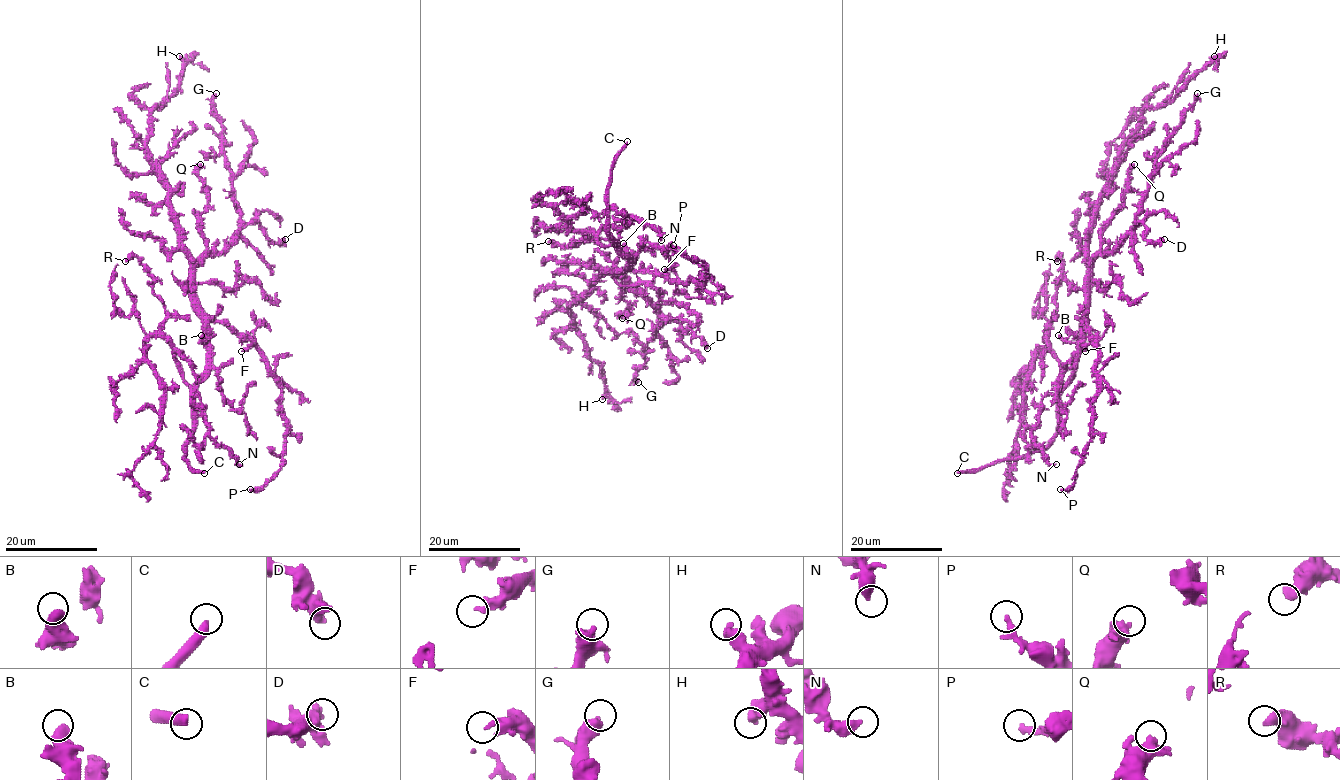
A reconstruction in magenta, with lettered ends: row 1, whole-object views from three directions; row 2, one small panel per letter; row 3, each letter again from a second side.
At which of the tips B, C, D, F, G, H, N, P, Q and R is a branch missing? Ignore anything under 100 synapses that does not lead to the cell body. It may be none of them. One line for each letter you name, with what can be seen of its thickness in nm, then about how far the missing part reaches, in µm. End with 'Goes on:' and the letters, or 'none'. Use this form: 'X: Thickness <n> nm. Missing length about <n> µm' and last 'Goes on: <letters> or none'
C: Thickness 440 nm. Missing length about 70 µm
Goes on: C

